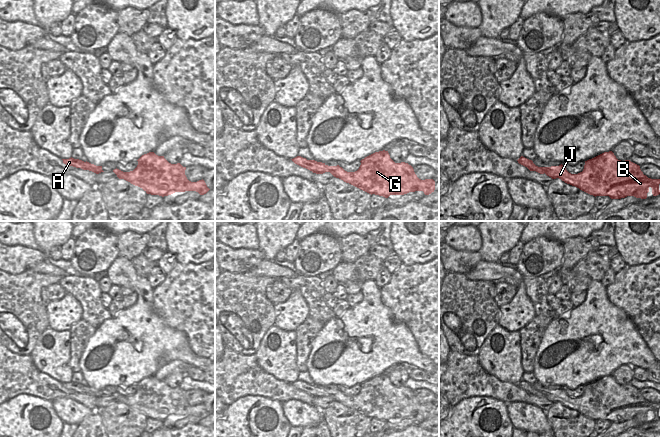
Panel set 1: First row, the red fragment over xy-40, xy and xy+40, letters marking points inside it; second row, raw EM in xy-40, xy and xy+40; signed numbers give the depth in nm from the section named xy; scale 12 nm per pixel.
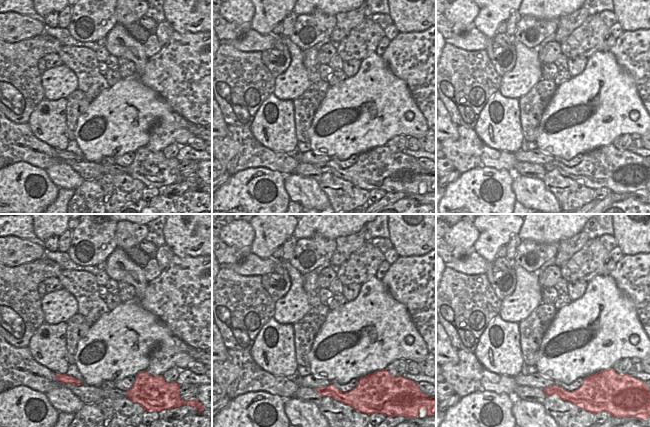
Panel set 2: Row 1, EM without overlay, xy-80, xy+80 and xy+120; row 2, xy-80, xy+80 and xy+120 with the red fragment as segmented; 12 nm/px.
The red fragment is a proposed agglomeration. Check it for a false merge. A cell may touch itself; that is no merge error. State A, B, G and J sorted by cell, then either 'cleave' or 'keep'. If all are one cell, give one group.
A B G J | keep

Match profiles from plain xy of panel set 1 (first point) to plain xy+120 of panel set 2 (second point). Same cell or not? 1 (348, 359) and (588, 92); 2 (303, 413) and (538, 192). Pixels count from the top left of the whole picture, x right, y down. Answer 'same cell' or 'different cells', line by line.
1: same cell
2: same cell

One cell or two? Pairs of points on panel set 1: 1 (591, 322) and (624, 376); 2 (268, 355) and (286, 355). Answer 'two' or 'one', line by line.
1: two
2: one

